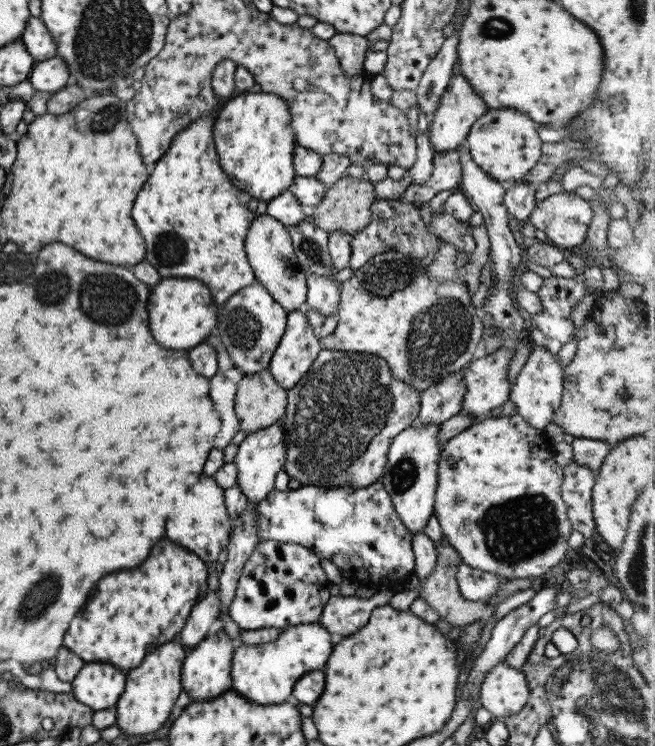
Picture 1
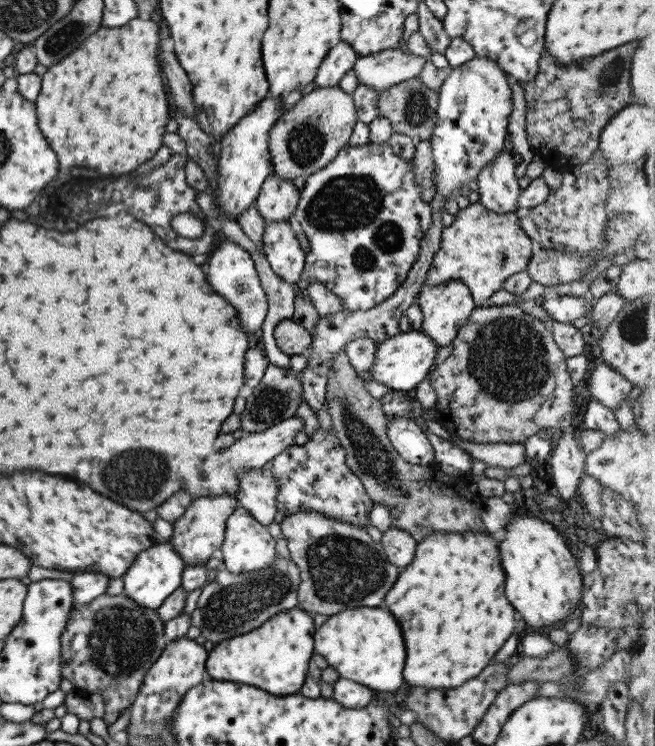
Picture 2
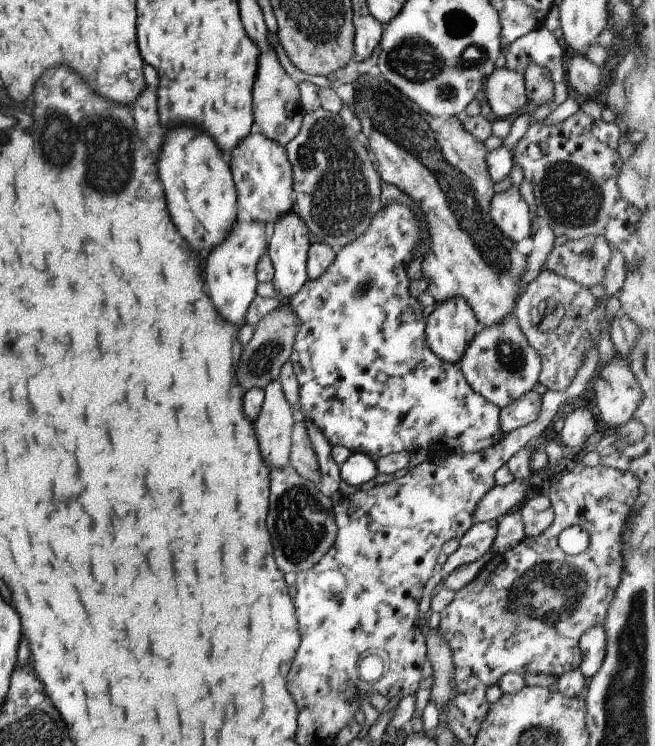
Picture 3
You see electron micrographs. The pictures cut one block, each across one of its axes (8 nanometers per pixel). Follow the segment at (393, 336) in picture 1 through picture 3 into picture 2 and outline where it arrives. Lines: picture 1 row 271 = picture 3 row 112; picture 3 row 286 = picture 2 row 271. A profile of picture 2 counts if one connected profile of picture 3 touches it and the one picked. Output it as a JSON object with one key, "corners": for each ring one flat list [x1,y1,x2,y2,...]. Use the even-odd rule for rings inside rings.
{"corners":[[479,201,458,210,451,226,441,231,439,248,432,256,425,284,435,286,446,280,459,279,469,289,475,306,484,306,508,276,525,270,530,259,531,239,519,228,518,211,500,215,488,211]]}

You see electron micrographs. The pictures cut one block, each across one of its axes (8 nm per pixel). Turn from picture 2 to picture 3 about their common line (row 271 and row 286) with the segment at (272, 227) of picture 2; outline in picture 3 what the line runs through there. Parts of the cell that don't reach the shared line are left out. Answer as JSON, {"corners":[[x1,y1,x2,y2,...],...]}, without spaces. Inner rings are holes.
{"corners":[[289,210,285,216,281,216,272,227,268,237,266,253,273,266,273,278,270,280,275,288,275,292,283,298,289,299,308,279,306,273,307,251,309,250,309,240,307,238,307,227,305,222,295,214,294,210]]}

